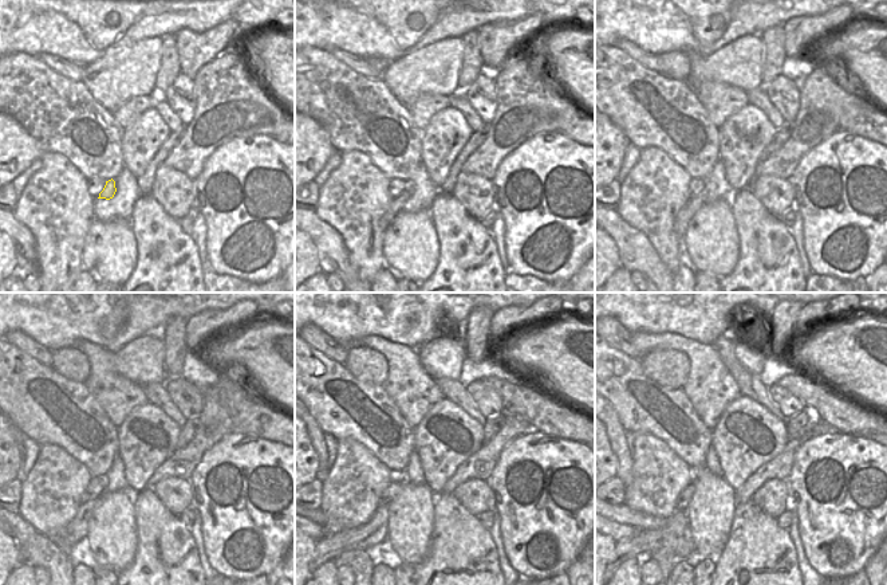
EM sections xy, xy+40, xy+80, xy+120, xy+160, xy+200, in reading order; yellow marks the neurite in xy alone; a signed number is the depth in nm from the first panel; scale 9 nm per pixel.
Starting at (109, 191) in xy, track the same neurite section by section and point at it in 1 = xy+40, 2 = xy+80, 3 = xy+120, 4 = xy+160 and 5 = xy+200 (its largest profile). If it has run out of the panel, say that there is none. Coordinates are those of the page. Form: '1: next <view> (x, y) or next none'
1: next xy+40 (397, 203)
2: next xy+80 (693, 204)
3: next xy+120 (77, 530)
4: next xy+160 (365, 537)
5: next xy+200 (643, 542)

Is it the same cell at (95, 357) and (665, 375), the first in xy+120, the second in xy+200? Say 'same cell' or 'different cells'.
different cells

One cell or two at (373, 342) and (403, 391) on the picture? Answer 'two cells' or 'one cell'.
one cell

